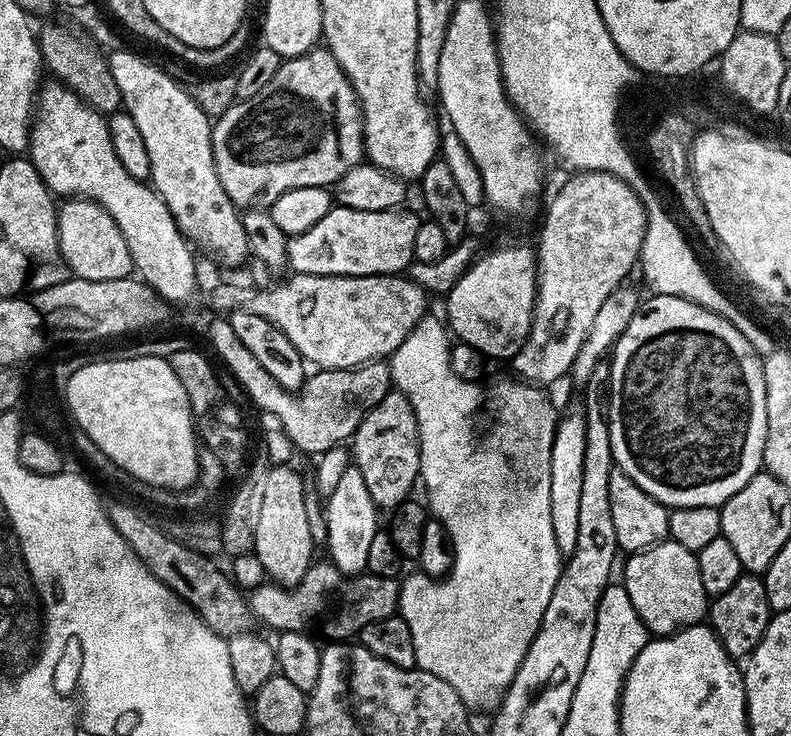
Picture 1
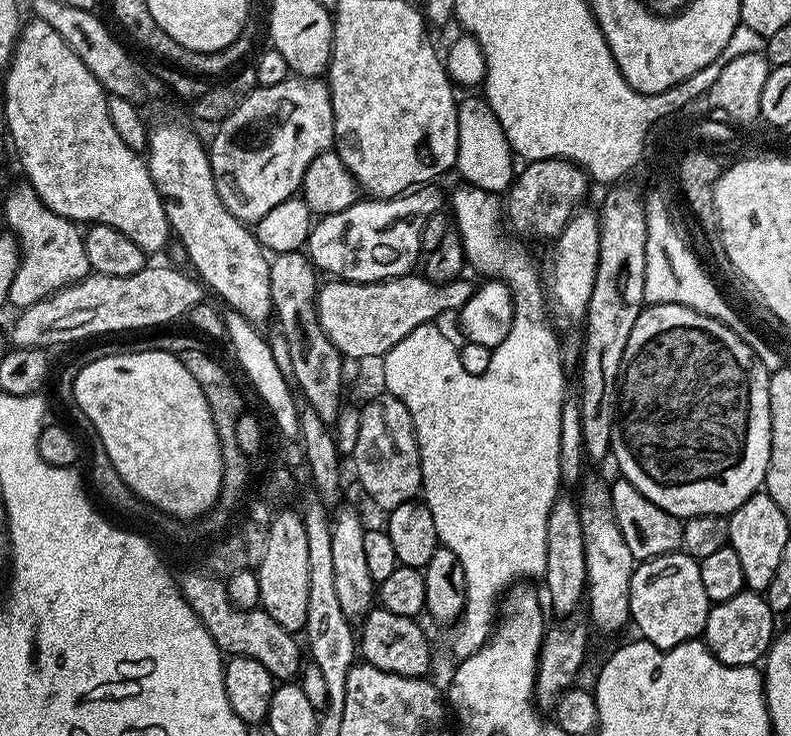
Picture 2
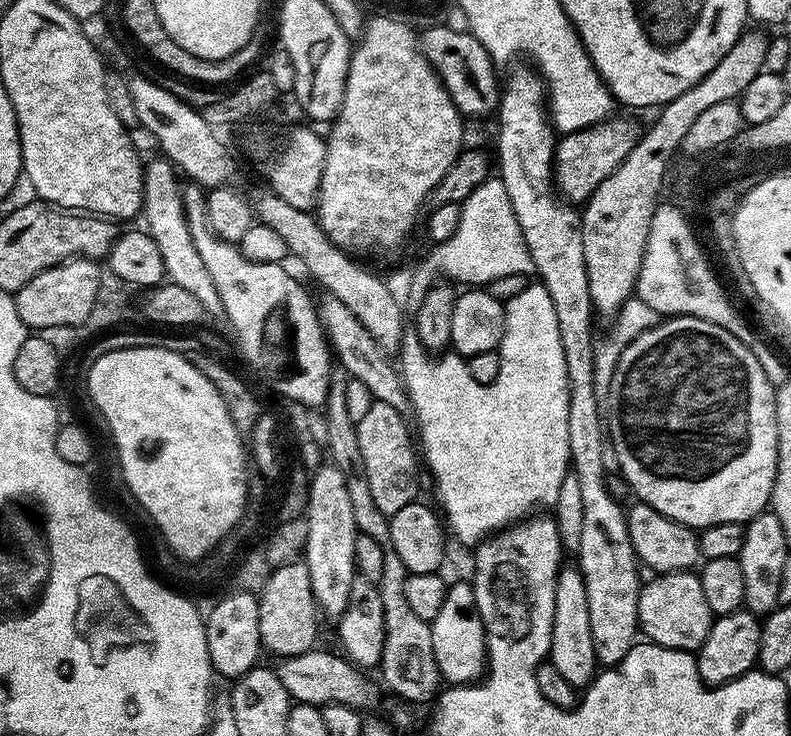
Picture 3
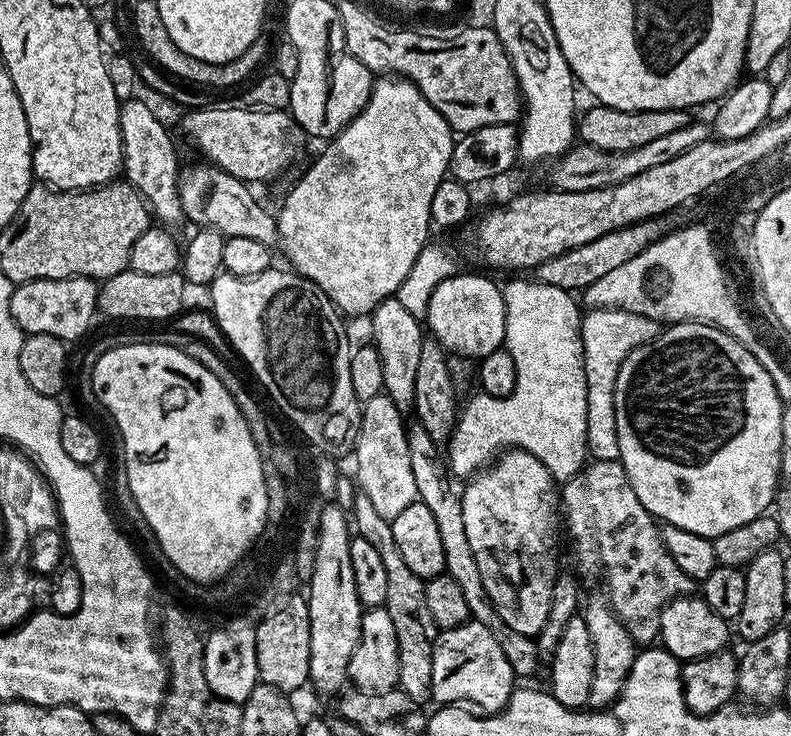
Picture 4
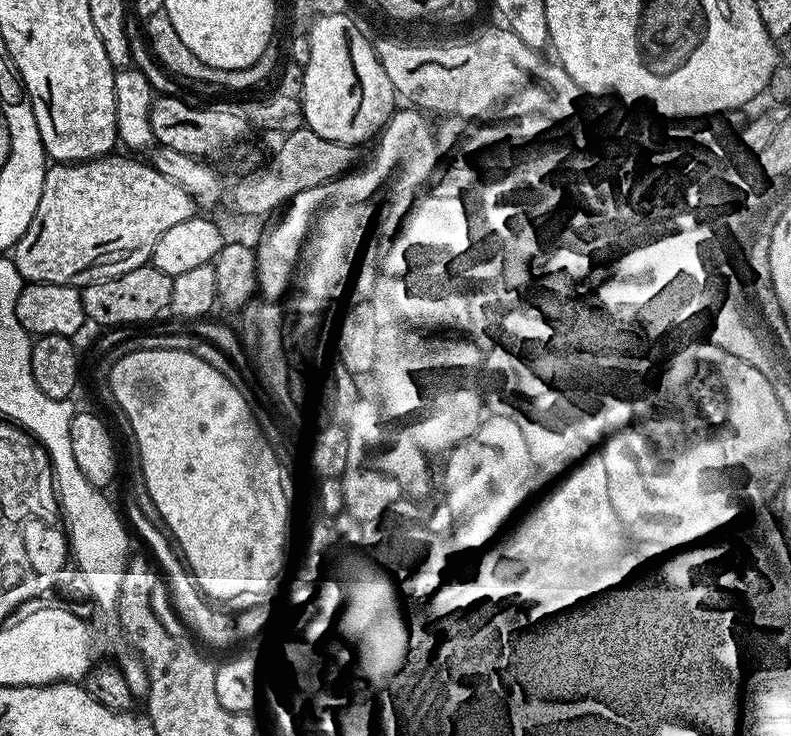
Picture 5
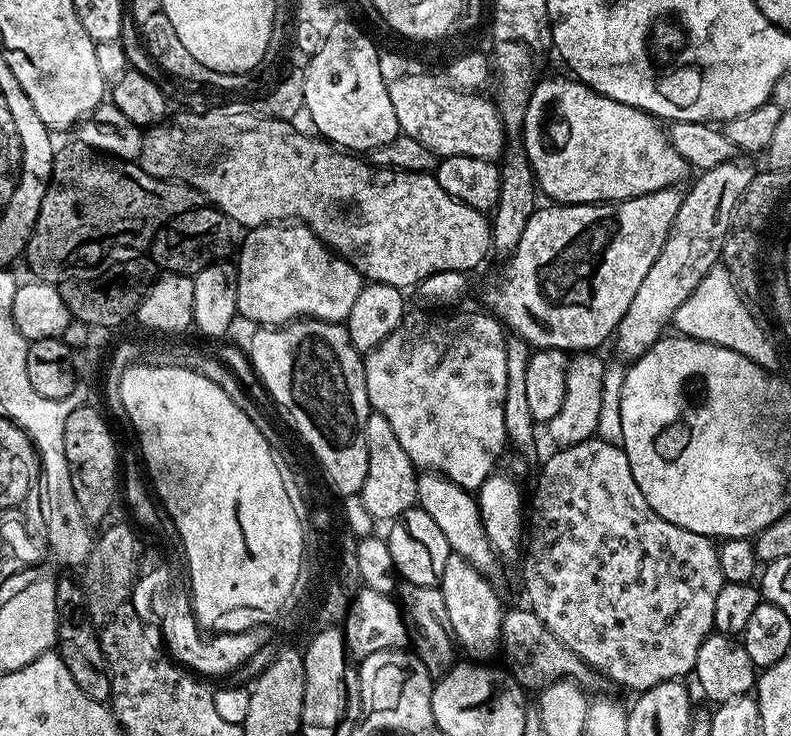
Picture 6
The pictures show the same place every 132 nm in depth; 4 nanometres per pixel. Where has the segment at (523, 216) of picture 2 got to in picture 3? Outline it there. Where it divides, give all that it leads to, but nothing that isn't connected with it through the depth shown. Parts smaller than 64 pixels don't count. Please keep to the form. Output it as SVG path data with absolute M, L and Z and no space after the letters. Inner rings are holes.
M619 114L591 124L577 132L563 133L556 141L556 155L552 158L552 179L557 193L573 206L583 205L598 190L598 186L634 150L642 135L641 125Z

